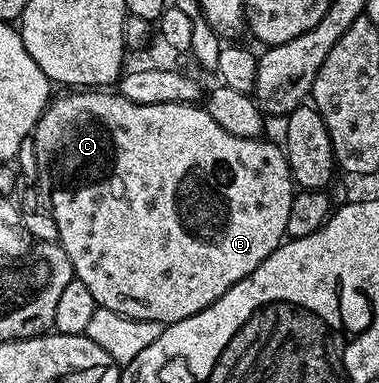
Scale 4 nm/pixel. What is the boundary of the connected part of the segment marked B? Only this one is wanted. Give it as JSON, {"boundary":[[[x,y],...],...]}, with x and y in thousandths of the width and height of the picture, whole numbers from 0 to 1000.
{"boundary":[[[193,238],[187,248],[172,253],[148,251],[142,261],[127,272],[124,282],[116,285],[113,298],[103,305],[103,319],[92,324],[92,345],[87,350],[87,379],[92,368],[92,410],[90,418],[100,426],[116,426],[124,407],[132,407],[135,392],[145,389],[164,360],[169,360],[172,347],[193,332],[193,321],[222,316],[222,308],[259,305],[264,316],[277,316],[282,326],[309,337],[309,376],[314,379],[314,418],[317,431],[303,441],[296,441],[285,473],[280,478],[266,475],[264,483],[251,486],[251,491],[211,496],[195,509],[187,504],[156,504],[145,514],[142,527],[129,538],[129,554],[140,561],[140,572],[150,582],[150,614],[156,616],[153,634],[172,655],[172,666],[182,666],[182,687],[187,689],[187,710],[193,715],[195,731],[224,739],[224,749],[235,749],[235,760],[245,770],[253,799],[264,807],[285,807],[288,812],[309,812],[319,822],[332,828],[348,828],[351,833],[383,833],[385,838],[422,838],[427,849],[446,851],[459,843],[459,838],[475,838],[478,833],[499,833],[509,822],[520,822],[541,802],[559,796],[573,781],[583,781],[583,770],[594,770],[594,760],[604,760],[628,734],[646,728],[683,695],[683,689],[697,681],[707,666],[712,666],[720,653],[744,640],[755,608],[755,582],[763,574],[763,546],[765,535],[776,525],[776,514],[784,501],[784,486],[776,473],[768,470],[768,439],[757,431],[757,402],[734,376],[723,379],[720,371],[704,368],[707,363],[686,363],[670,358],[668,363],[636,363],[625,352],[604,352],[604,342],[594,342],[594,332],[583,332],[583,321],[570,321],[554,300],[546,298],[544,282],[528,279],[515,269],[496,269],[488,264],[470,264],[467,269],[393,269],[391,274],[375,274],[372,269],[351,269],[340,258],[317,253],[311,240],[303,238]]]}

